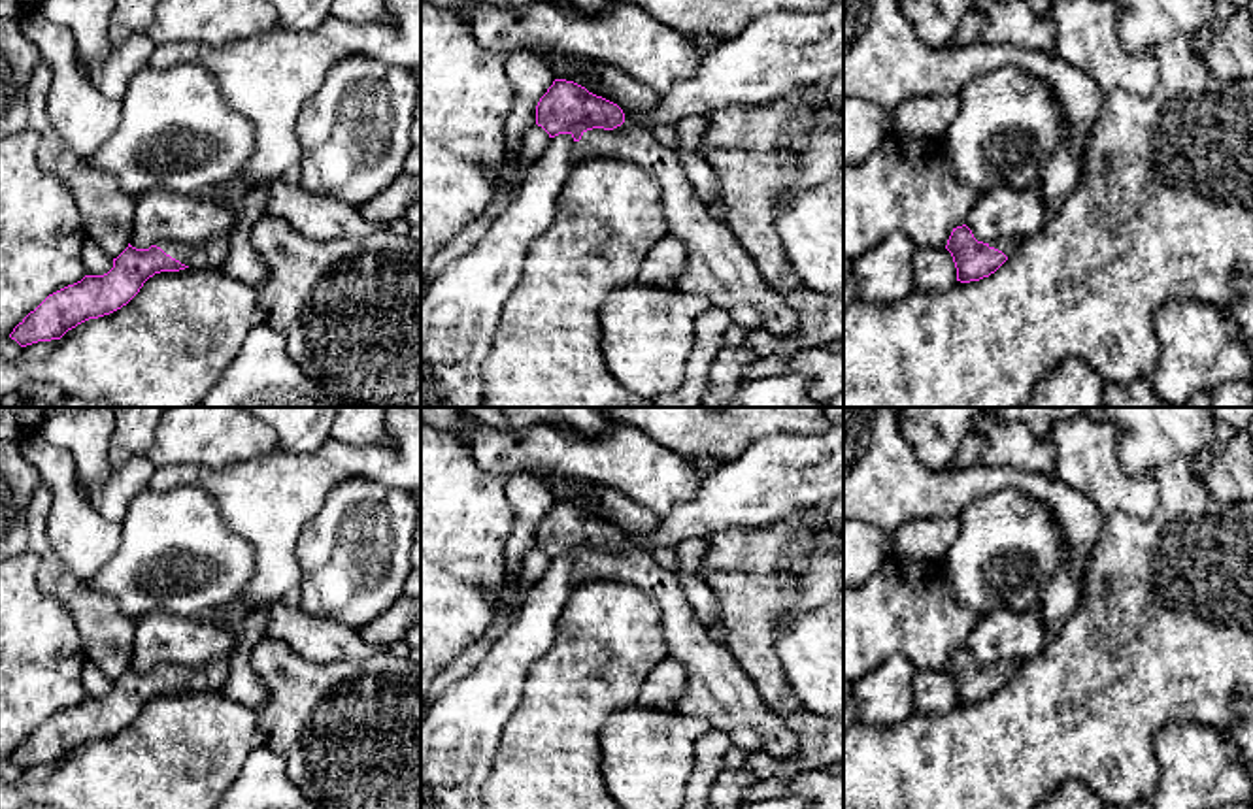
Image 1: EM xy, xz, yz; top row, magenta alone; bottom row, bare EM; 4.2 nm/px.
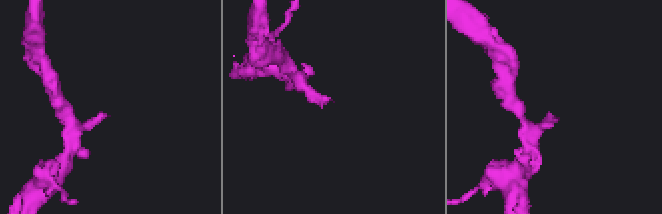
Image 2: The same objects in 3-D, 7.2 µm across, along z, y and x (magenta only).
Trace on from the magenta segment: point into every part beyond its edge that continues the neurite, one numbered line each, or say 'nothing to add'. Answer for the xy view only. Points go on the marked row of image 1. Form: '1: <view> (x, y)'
1: xy (212, 253)

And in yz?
1: yz (1008, 246)

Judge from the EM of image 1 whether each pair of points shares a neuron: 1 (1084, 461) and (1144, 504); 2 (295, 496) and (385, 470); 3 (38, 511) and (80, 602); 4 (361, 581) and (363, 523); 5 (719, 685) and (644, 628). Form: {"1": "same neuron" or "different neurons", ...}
{"1": "same neuron", "2": "same neuron", "3": "same neuron", "4": "same neuron", "5": "different neurons"}

